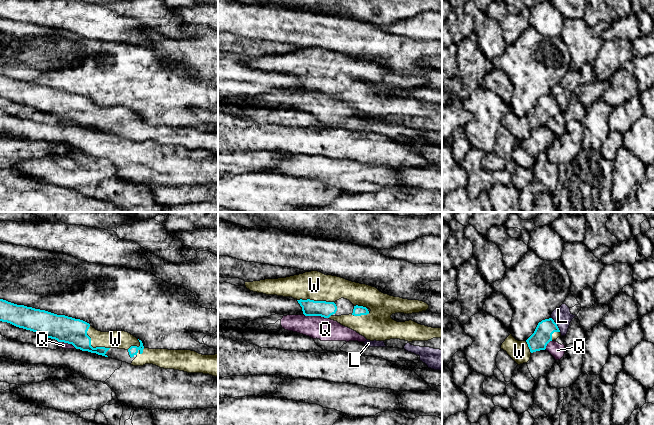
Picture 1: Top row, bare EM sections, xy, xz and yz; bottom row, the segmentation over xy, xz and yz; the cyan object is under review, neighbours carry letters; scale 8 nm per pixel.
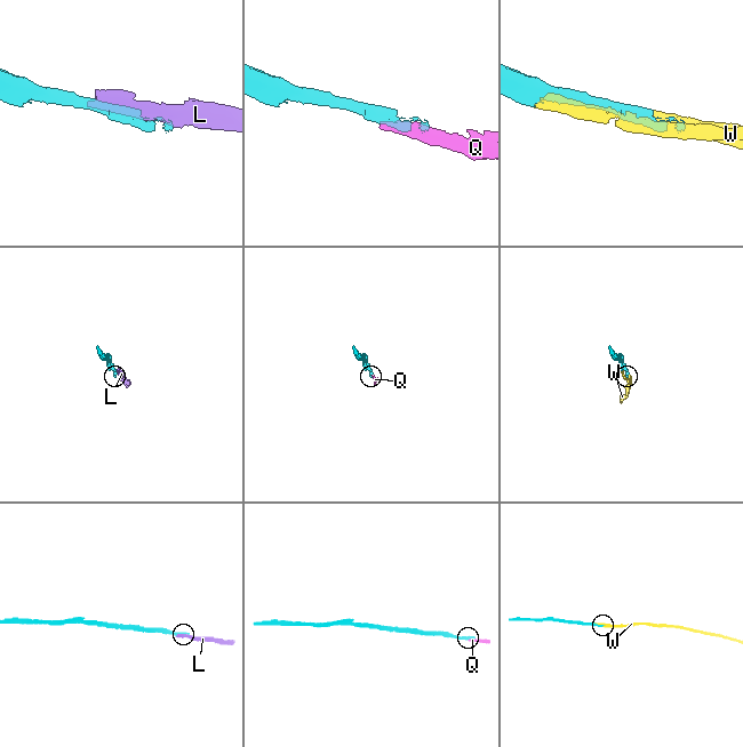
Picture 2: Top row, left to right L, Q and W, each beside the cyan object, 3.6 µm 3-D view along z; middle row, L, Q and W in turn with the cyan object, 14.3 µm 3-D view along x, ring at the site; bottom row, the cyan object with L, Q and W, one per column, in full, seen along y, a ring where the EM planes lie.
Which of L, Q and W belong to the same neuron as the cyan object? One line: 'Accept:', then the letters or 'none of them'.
Accept: W

